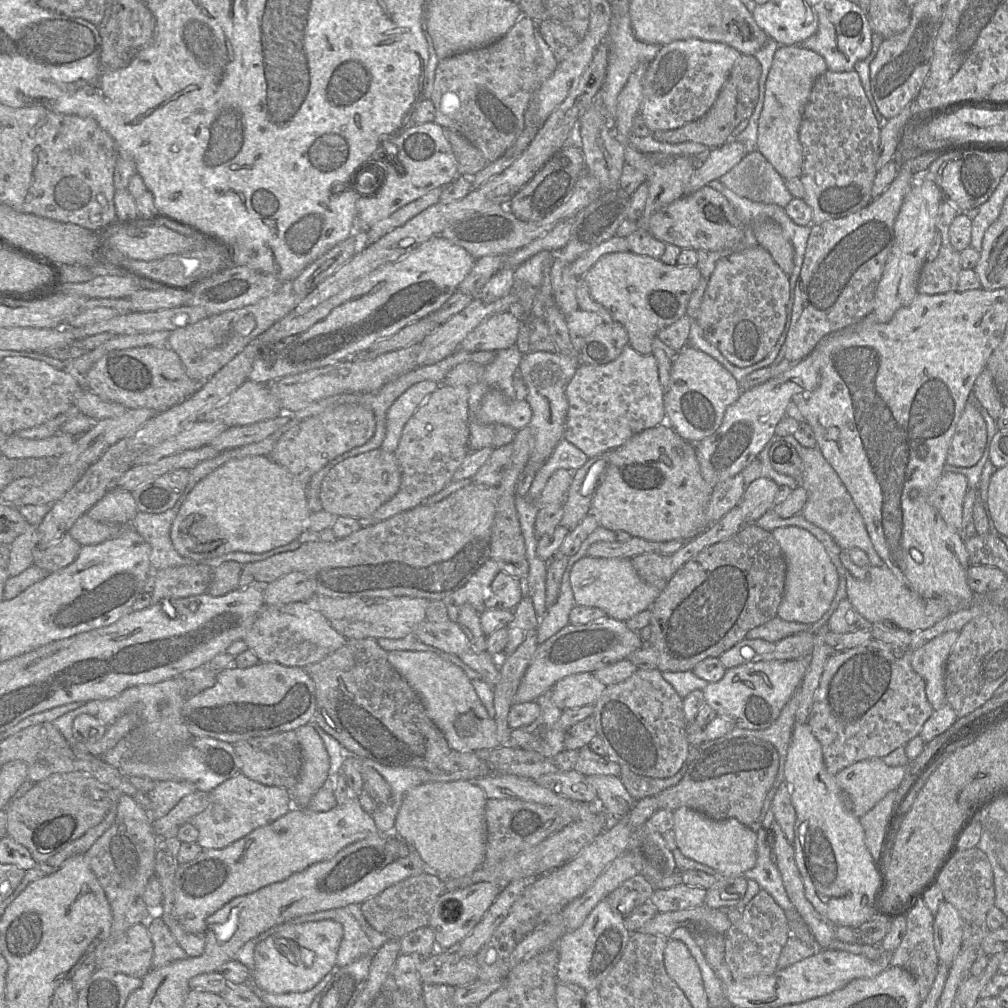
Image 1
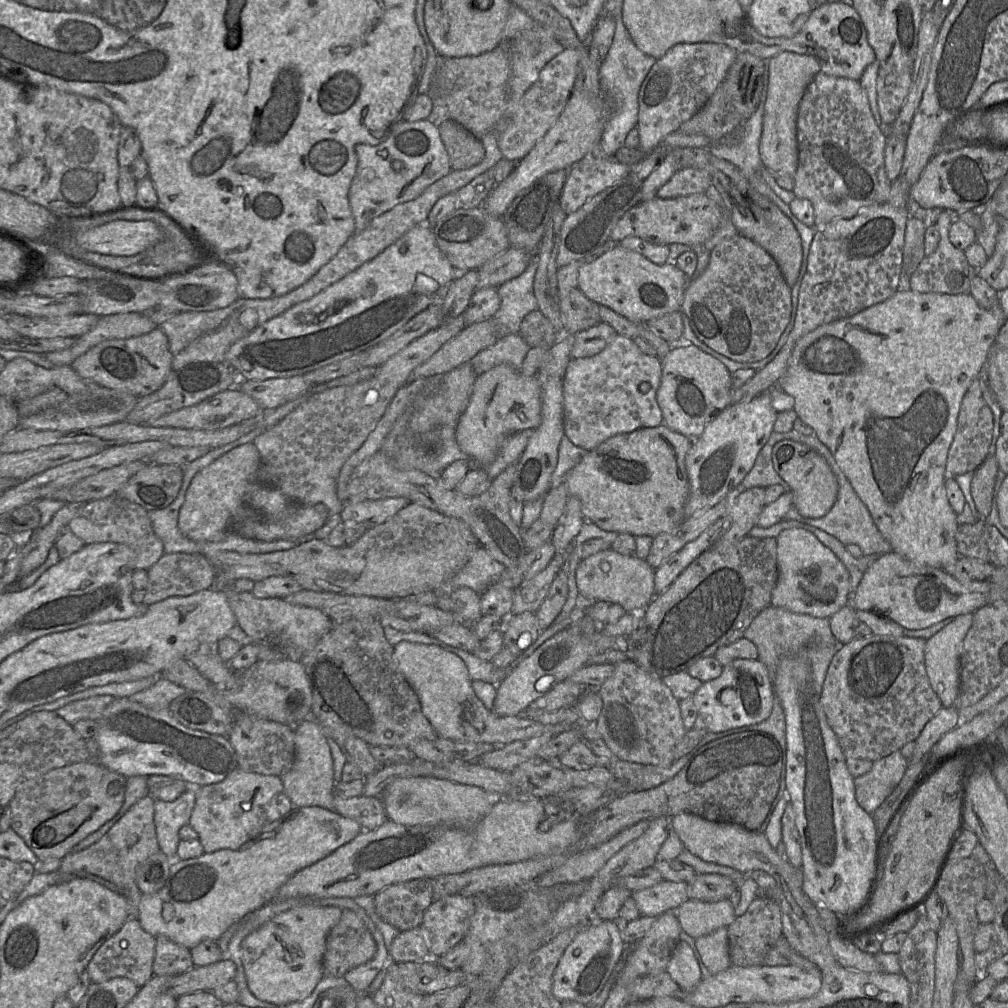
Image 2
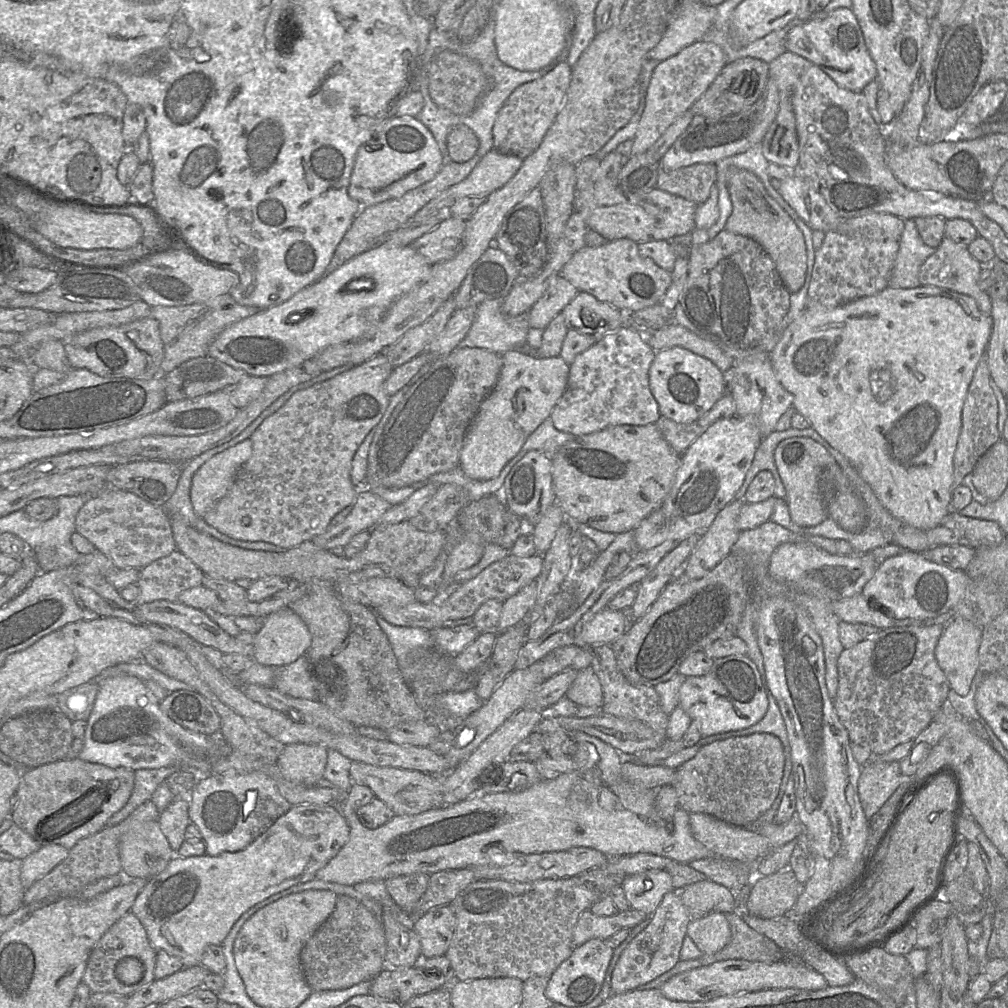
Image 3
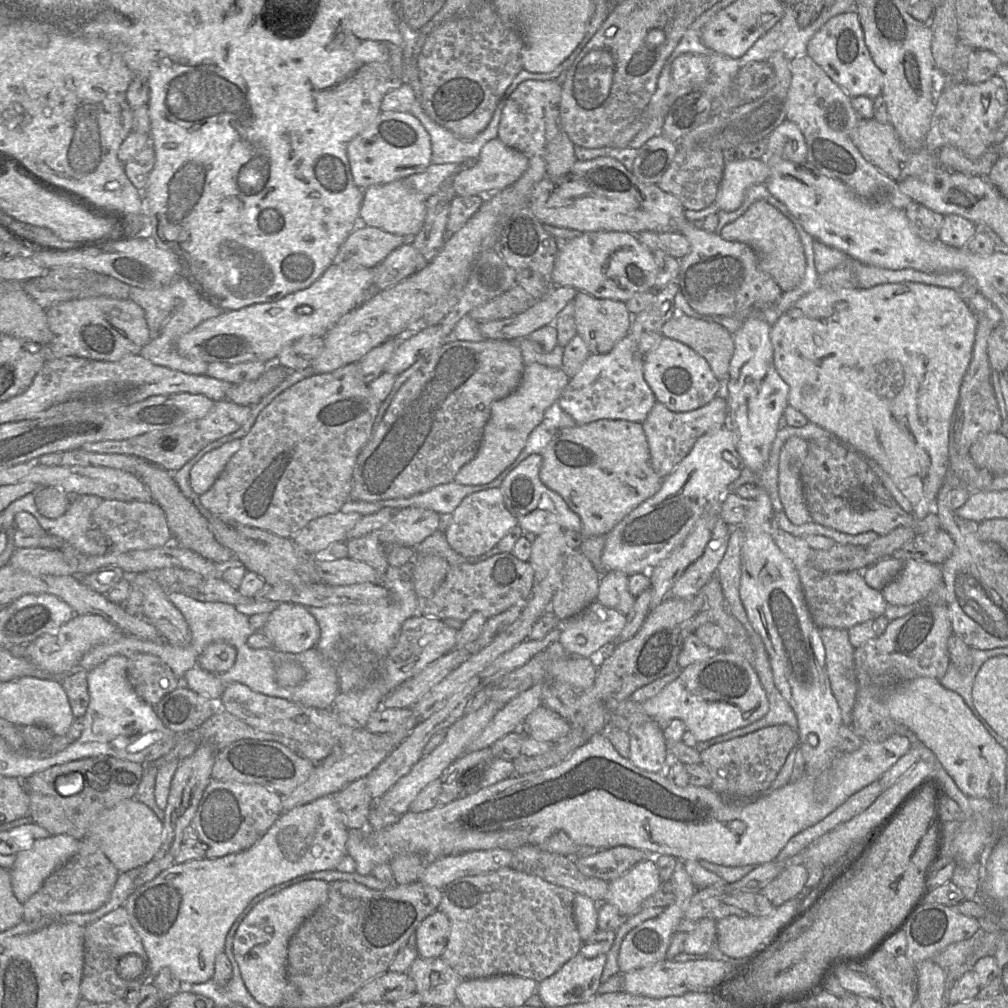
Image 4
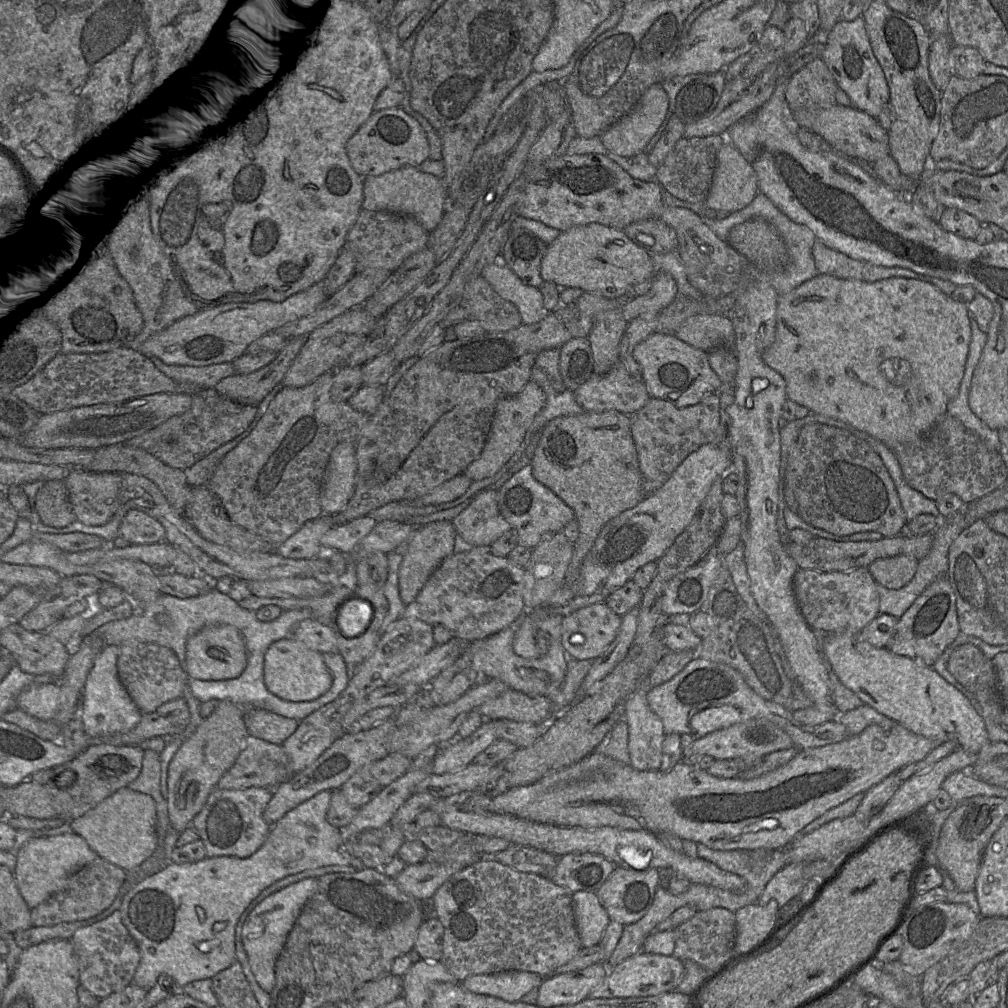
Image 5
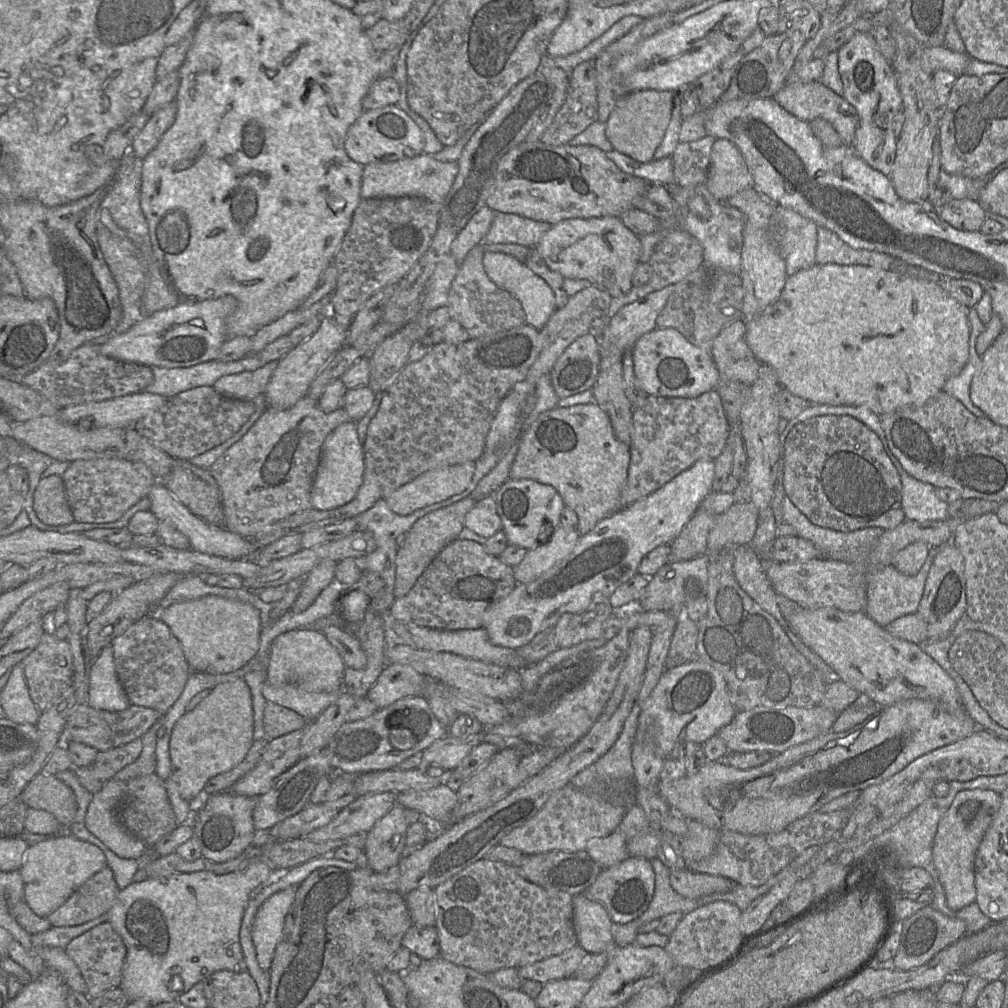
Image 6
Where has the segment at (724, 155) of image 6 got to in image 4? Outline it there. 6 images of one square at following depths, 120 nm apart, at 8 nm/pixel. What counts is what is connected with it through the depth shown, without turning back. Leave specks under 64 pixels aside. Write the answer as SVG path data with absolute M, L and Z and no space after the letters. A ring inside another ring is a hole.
M763 158L727 161L714 202L719 210L734 211L741 206L747 189L764 184L769 176L770 169Z

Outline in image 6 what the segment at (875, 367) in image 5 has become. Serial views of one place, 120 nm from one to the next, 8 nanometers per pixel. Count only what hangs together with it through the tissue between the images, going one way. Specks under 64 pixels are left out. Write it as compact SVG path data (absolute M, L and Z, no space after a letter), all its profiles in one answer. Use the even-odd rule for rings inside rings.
M816 264L809 269L801 270L789 276L779 299L753 317L747 318L745 326L746 342L755 358L775 370L782 388L809 401L811 404L866 406L879 416L902 408L923 405L931 397L942 391L947 380L957 376L969 359L970 323L968 307L951 296L944 285L899 271L863 265Z

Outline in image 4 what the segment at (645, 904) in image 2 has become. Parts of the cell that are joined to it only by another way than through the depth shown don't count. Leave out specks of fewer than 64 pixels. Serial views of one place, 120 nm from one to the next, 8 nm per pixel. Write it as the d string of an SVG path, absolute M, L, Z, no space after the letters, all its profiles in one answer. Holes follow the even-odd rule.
M654 858L639 863L608 883L605 902L616 906L621 915L631 916L641 909L641 904L648 897L657 892L662 881Z

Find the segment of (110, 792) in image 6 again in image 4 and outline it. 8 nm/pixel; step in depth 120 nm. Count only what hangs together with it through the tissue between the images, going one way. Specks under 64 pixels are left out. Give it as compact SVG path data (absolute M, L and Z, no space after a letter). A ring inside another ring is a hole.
M135 798L104 810L93 822L87 837L94 838L120 873L142 868L156 855L163 841L163 822L152 809Z

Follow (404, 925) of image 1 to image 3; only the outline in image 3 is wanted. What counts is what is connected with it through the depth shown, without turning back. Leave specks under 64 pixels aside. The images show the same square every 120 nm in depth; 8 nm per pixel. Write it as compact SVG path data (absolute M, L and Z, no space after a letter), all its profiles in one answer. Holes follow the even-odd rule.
M426 873L400 875L386 880L385 886L395 903L412 914L427 889L429 879L430 874Z

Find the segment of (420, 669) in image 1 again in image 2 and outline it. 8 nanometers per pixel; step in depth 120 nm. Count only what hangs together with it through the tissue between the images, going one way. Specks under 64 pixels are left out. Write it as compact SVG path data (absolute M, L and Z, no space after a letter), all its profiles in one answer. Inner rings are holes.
M402 641L393 646L393 660L417 694L422 713L438 736L456 742L507 745L542 734L547 725L520 716L498 716L477 698L465 663L437 645Z

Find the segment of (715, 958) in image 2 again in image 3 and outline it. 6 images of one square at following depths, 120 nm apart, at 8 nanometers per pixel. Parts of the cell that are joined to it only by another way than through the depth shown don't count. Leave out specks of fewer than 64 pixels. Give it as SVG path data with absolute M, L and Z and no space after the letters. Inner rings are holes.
M711 912L691 919L687 934L703 954L714 954L730 943L732 933L722 912Z

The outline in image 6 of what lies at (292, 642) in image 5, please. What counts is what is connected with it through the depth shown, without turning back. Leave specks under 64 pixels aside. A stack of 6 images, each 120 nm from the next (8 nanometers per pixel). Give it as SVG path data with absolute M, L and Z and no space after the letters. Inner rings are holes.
M296 629L278 635L272 642L266 681L273 685L292 683L307 692L335 692L342 688L345 666L338 651L322 631Z

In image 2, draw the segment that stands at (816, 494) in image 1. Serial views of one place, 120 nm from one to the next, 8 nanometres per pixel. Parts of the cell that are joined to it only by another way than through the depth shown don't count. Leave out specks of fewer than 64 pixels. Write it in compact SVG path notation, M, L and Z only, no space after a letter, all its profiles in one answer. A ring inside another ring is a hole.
M799 440L799 443L805 444L808 447L820 453L830 465L833 473L838 481L838 494L835 503L829 512L820 518L803 517L795 508L791 506L786 513L785 519L796 520L809 524L815 528L823 530L837 538L844 546L854 544L859 546L864 555L883 555L892 551L889 542L882 536L877 526L875 525L867 507L858 497L849 480L846 478L842 470L839 468L833 455L826 445L817 443L807 443Z

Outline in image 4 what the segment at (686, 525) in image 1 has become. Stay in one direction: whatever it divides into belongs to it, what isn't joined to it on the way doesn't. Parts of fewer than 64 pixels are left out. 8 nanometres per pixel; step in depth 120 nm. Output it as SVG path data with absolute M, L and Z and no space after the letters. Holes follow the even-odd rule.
M601 419L557 430L542 456L540 479L558 493L582 522L582 536L606 536L633 509L653 497L661 488L661 478L651 466L647 438L641 423Z

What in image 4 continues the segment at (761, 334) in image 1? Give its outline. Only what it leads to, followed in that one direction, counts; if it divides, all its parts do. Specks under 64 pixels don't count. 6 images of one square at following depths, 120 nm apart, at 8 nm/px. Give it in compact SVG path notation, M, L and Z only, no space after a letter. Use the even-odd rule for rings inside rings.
M689 221L684 223L681 234L690 243L690 252L680 260L678 278L681 293L690 307L700 315L747 319L750 316L760 316L763 310L781 298L783 291L761 268L757 253L749 245L725 240L720 234L706 232Z

